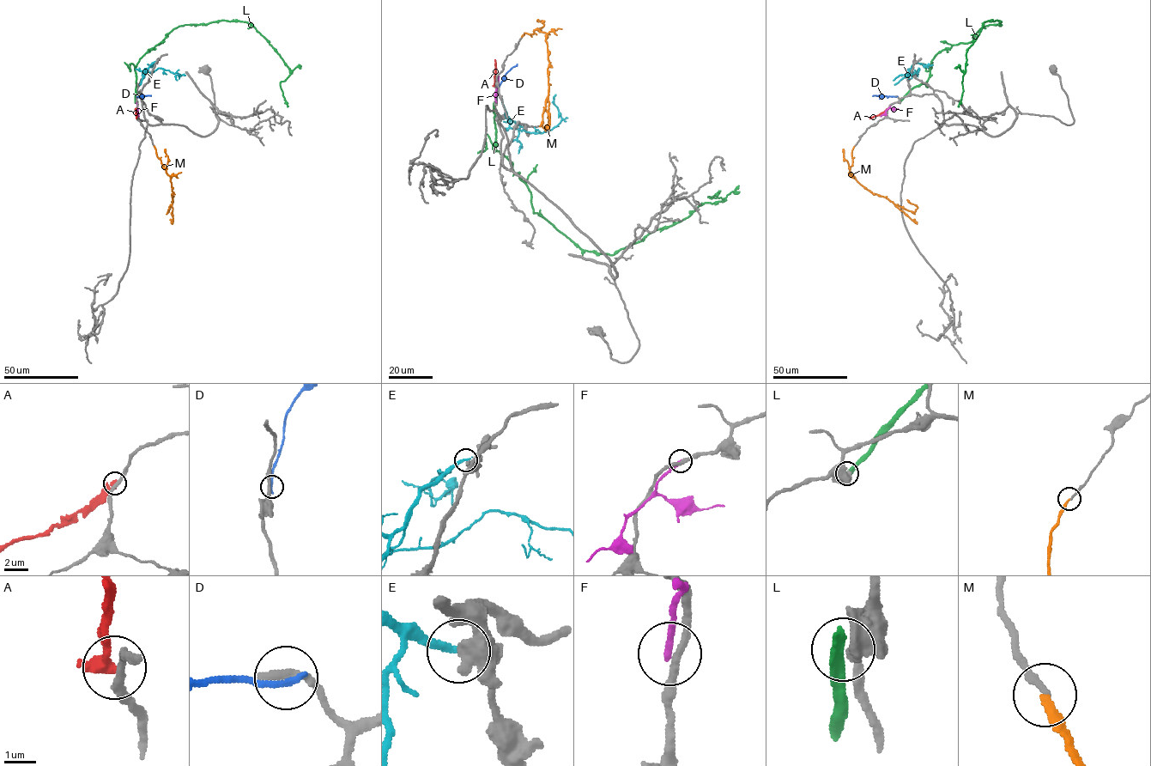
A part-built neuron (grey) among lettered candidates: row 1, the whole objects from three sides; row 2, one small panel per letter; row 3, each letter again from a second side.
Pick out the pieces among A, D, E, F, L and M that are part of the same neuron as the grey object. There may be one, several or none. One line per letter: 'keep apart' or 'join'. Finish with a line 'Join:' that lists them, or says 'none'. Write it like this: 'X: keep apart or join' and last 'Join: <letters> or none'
A: keep apart
D: keep apart
E: keep apart
F: keep apart
L: keep apart
M: keep apart
Join: none

